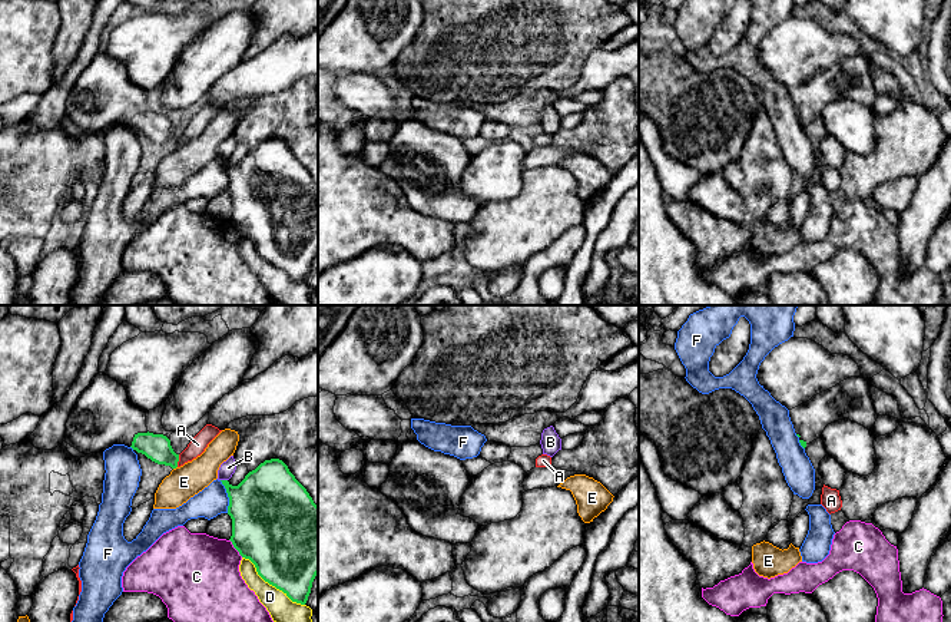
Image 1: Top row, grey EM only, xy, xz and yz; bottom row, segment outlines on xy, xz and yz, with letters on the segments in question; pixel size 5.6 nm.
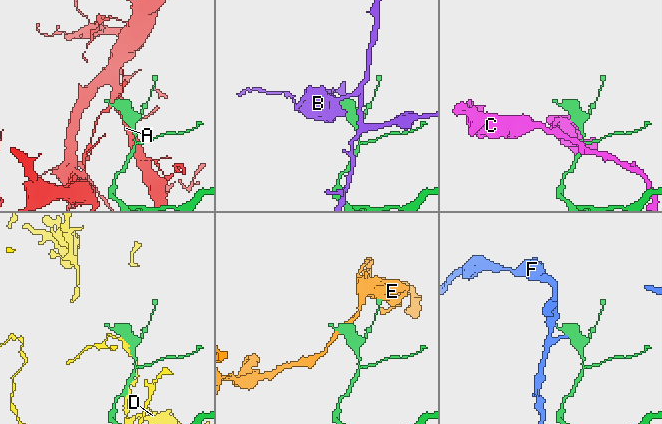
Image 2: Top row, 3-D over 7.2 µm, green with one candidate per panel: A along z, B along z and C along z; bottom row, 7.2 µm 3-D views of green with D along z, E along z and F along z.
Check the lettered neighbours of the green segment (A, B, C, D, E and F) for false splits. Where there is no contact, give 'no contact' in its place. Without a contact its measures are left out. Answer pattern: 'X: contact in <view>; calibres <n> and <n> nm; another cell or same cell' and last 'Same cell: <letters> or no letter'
A: contact in xy; calibres 150 and 90 nm; another cell
B: contact in xy; calibres 360 and 90 nm; another cell
C: contact in xy; calibres 460 and 460 nm; another cell
D: contact in xy; calibres 460 and 160 nm; another cell
E: contact in xy; calibres 150 and 180 nm; another cell
F: contact in xy; calibres 440 and 170 nm; another cell
Same cell: no letter

